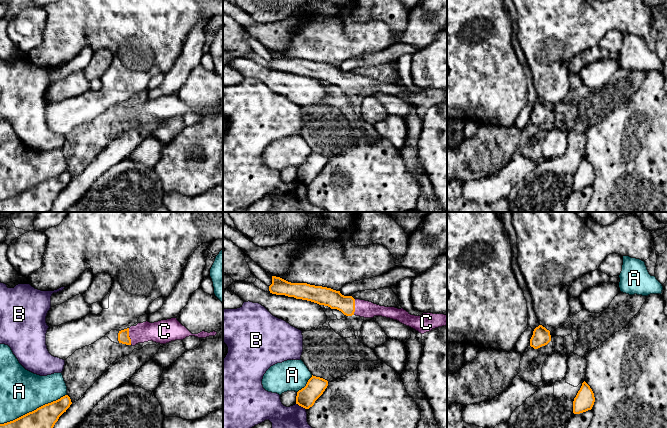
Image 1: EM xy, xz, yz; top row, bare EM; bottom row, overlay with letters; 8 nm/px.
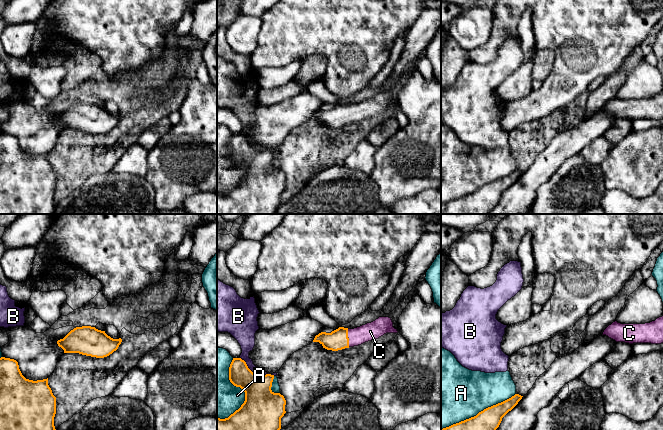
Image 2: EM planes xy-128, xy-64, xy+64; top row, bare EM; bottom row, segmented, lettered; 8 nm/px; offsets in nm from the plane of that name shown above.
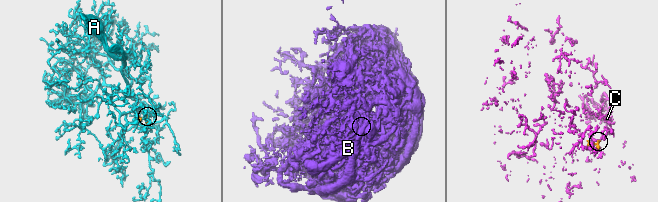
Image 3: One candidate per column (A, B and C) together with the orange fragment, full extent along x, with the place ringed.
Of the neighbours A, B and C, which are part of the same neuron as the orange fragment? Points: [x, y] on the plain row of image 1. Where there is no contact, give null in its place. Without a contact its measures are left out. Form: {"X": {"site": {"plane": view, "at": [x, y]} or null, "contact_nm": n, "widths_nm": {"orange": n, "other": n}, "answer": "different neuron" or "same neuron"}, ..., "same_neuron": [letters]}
{"A": {"site": {"plane": "xy", "at": [34, 186]}, "contact_nm": 600, "widths_nm": {"orange": 340, "other": 360}, "answer": "different neuron"}, "B": {"site": {"plane": "xz", "at": [301, 182]}, "contact_nm": 90, "widths_nm": {"orange": 160, "other": 340}, "answer": "different neuron"}, "C": {"site": {"plane": "xy", "at": [128, 112]}, "contact_nm": 140, "widths_nm": {"orange": 100, "other": 170}, "answer": "same neuron"}, "same_neuron": ["C"]}

